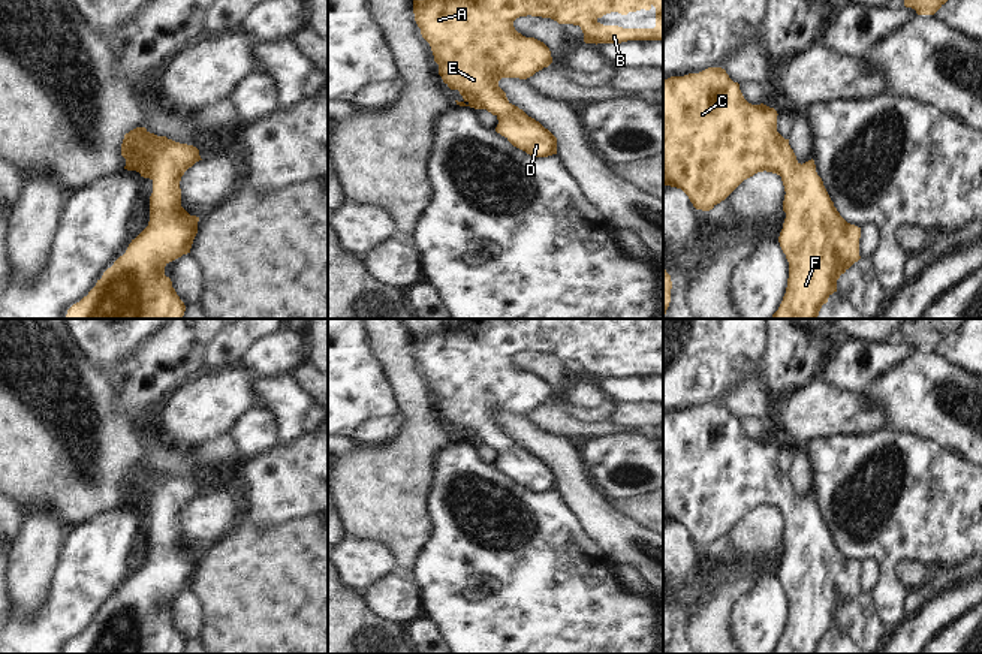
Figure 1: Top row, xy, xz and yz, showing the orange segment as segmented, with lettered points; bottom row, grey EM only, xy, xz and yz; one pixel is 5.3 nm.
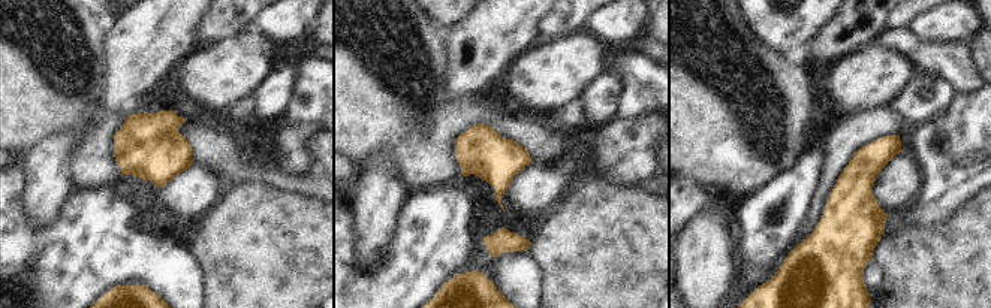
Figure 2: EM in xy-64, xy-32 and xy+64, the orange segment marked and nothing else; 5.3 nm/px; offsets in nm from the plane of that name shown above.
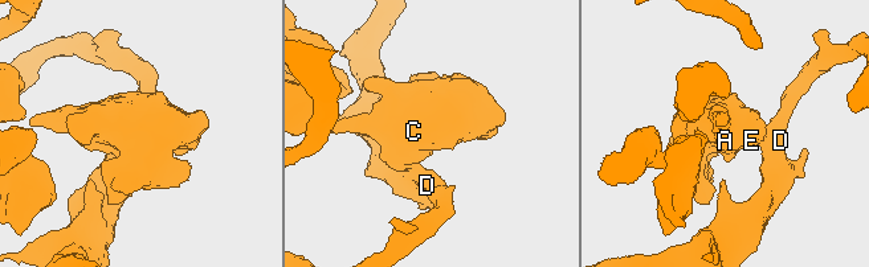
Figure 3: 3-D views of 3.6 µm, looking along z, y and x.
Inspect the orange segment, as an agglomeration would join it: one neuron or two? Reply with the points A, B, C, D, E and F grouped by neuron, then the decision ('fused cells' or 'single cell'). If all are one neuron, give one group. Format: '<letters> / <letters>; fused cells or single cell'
A B C D E F; single cell

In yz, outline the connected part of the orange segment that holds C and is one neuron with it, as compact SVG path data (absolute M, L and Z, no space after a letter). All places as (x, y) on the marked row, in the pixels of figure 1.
M725 69L663 81L663 186L681 189L696 210L710 211L757 172L781 177L786 218L778 236L789 262L786 293L771 319L816 319L837 280L859 256L861 227L847 223L831 201L814 160L799 163L789 139L777 132L777 111L748 103Z

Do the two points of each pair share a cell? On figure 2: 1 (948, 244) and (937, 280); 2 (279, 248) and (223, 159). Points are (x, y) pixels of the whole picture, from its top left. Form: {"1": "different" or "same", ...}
{"1": "same", "2": "different"}

